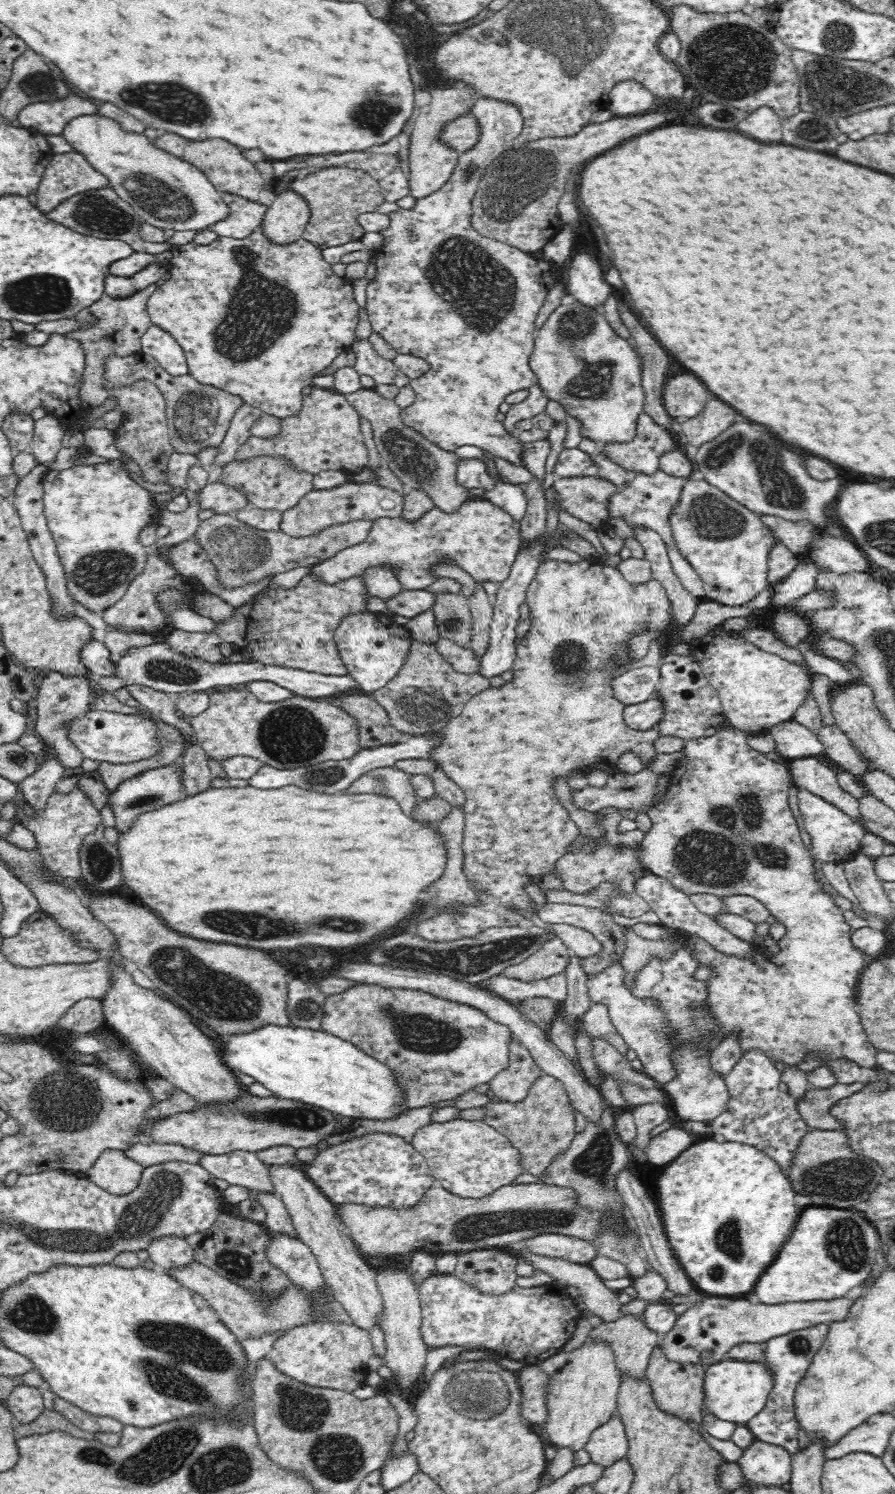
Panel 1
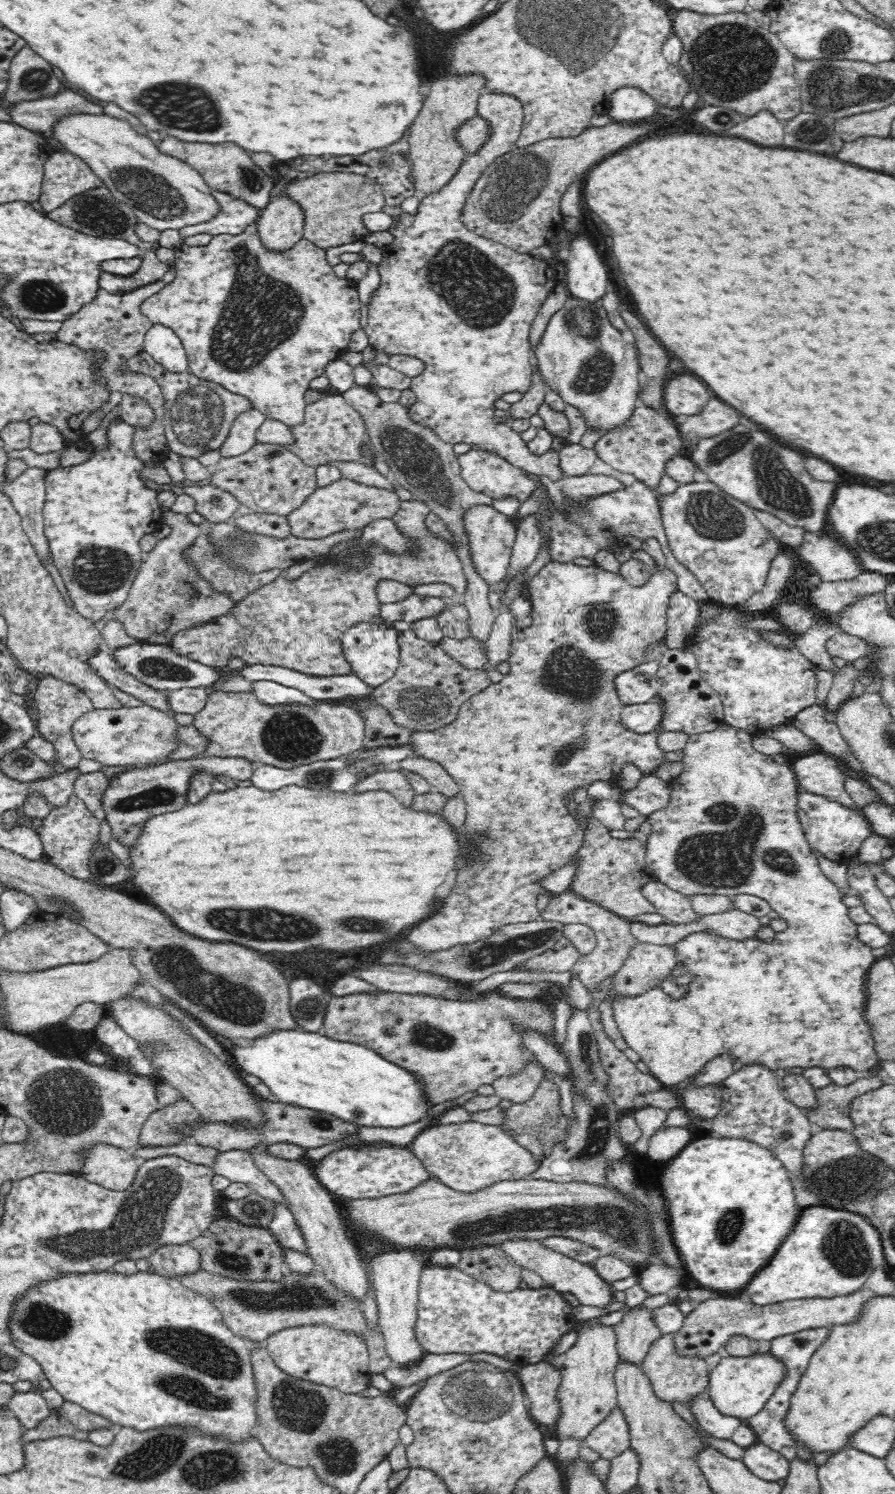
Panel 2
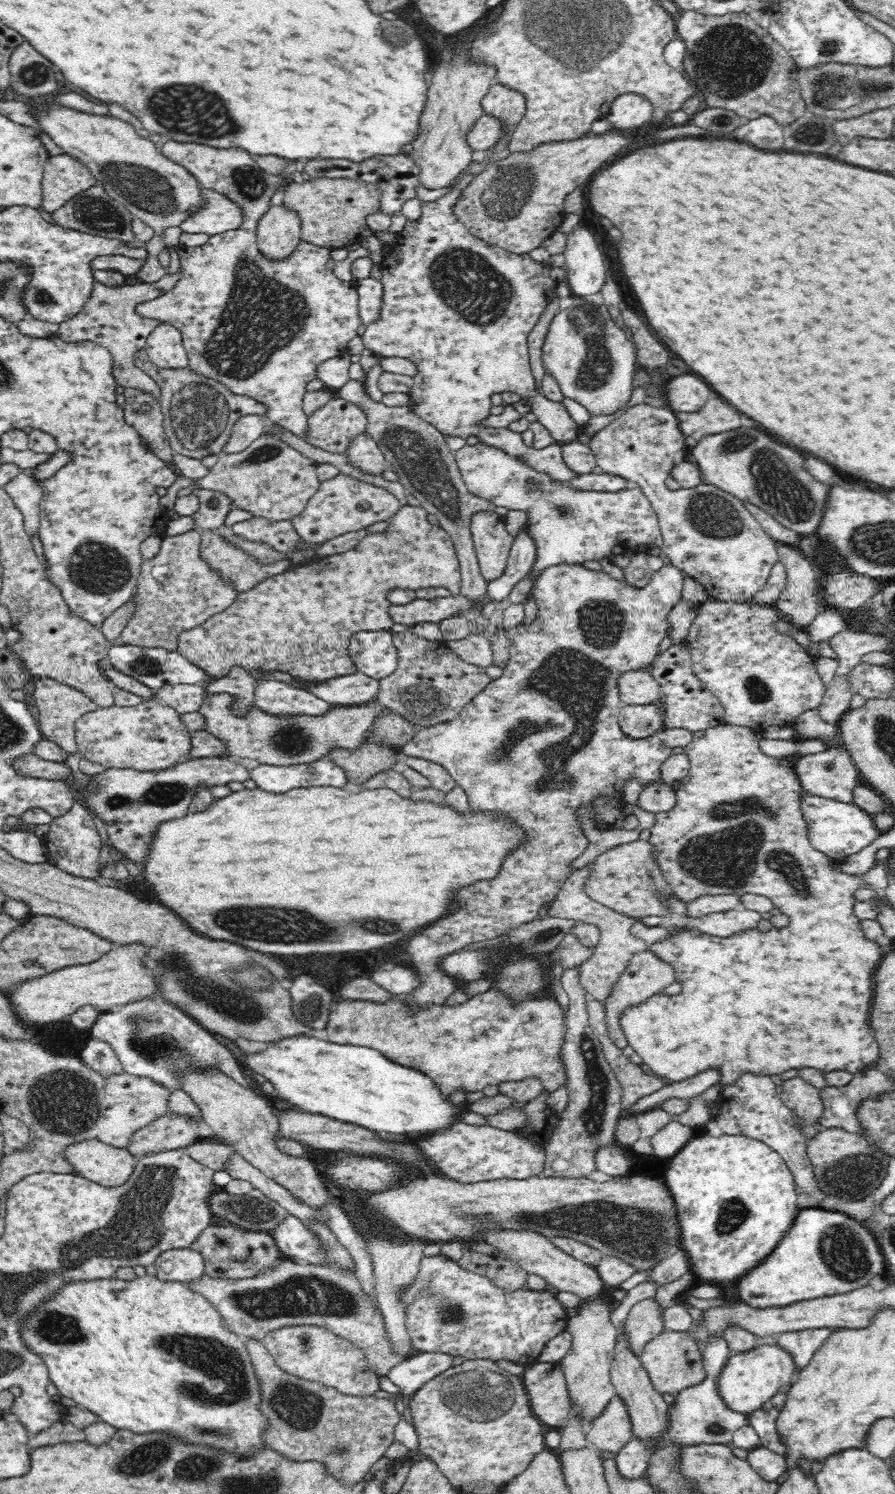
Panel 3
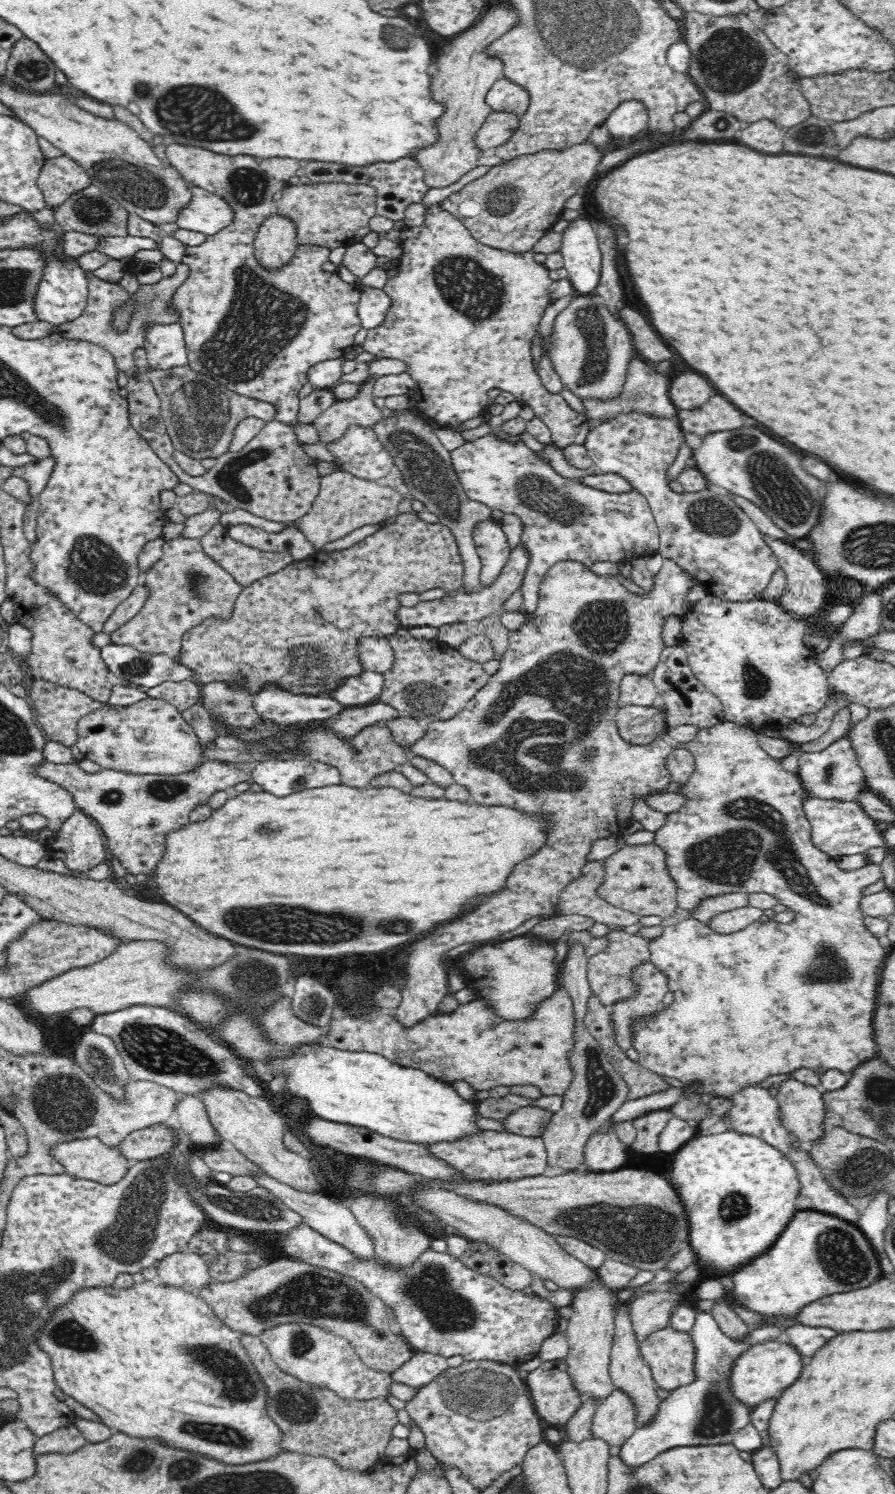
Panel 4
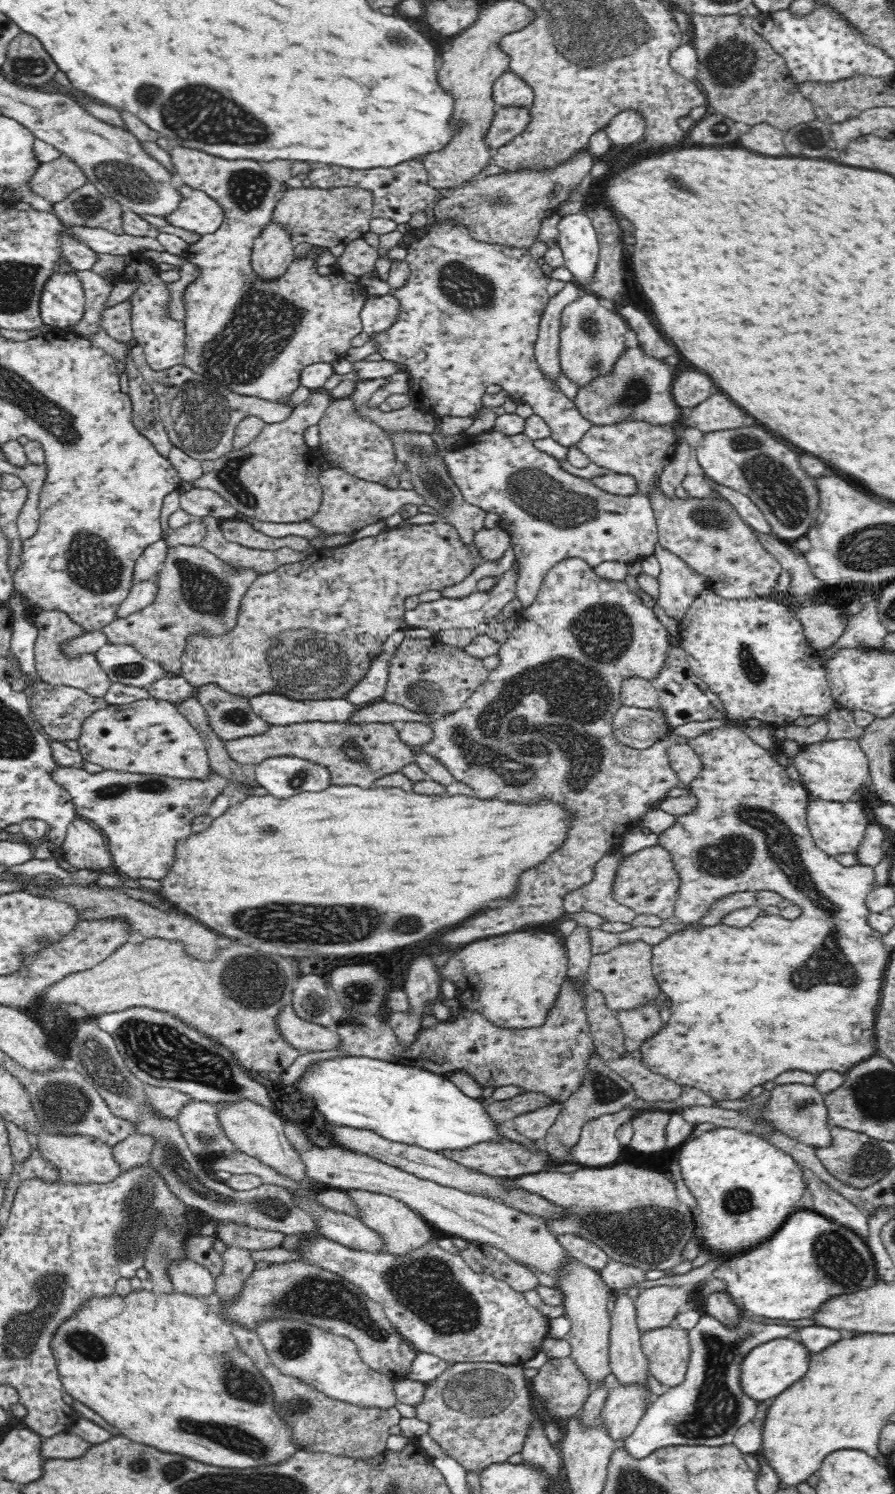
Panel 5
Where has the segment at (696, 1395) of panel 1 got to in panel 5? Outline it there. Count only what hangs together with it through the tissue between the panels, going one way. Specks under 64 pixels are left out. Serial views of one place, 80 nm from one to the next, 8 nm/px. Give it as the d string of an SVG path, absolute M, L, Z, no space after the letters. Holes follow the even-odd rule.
M672 1325L643 1332L641 1349L648 1360L650 1374L665 1389L686 1380L692 1352L687 1330Z

